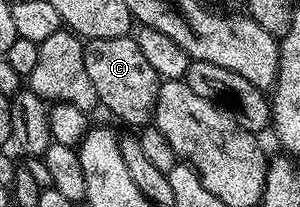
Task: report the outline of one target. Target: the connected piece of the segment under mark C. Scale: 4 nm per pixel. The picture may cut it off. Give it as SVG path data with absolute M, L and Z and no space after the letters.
M135 36L119 37L118 39L94 39L88 41L84 46L86 55L86 71L90 75L90 80L94 82L94 91L98 91L98 99L103 108L108 108L120 121L125 121L128 125L143 127L153 120L156 112L156 100L160 90L161 78L150 67L150 63L142 55L142 50L138 48Z

